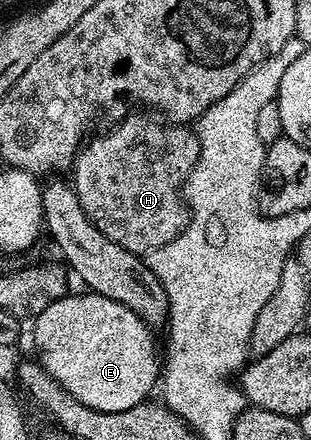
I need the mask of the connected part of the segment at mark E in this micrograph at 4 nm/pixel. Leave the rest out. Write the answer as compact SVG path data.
M68 293L63 299L52 301L52 305L48 305L48 309L44 309L44 313L35 315L32 320L34 326L34 347L38 350L36 355L37 362L49 373L56 382L63 387L68 393L72 393L72 397L76 397L76 401L80 401L84 405L88 405L88 409L100 409L104 413L124 413L124 409L132 409L136 405L147 402L151 398L150 390L157 388L160 383L160 347L154 344L155 332L148 324L136 313L132 313L132 309L128 309L124 305L120 305L120 301L112 301L103 295L93 293L81 293L82 295L74 295Z

